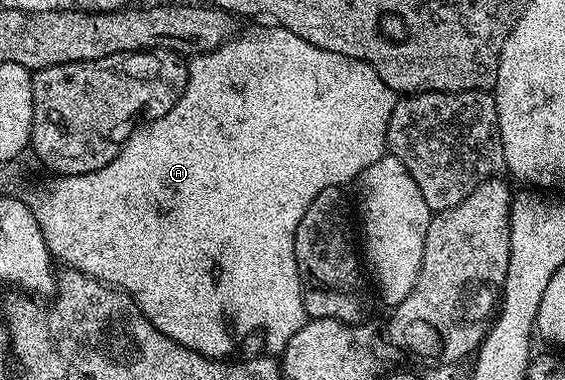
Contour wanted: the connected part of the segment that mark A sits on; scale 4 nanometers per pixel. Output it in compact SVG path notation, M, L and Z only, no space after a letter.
M269 27L258 28L251 36L235 35L229 42L222 44L216 50L195 55L189 61L186 74L186 88L176 102L176 106L172 106L172 110L168 110L168 114L157 116L154 120L145 121L141 126L135 128L133 134L118 149L116 158L112 158L112 162L108 162L108 166L100 166L100 170L92 170L86 174L86 190L84 190L84 186L82 186L82 182L80 182L78 176L78 202L66 204L66 206L54 204L54 249L50 251L50 255L54 257L59 265L66 264L62 266L76 272L83 272L84 275L90 276L93 280L101 280L103 284L108 284L111 288L122 289L127 296L134 298L135 304L146 315L148 322L152 322L152 326L156 326L156 330L160 330L165 336L172 338L180 346L190 348L194 352L199 352L201 356L209 356L211 358L229 357L230 340L226 337L226 316L239 328L239 333L245 334L261 329L261 332L265 336L266 348L274 354L281 353L282 349L286 347L286 344L292 338L292 334L296 334L296 330L300 330L305 326L308 317L304 310L304 302L302 301L302 279L298 273L296 258L294 257L296 226L304 214L304 210L310 205L310 200L316 198L316 194L320 194L320 190L346 186L349 180L350 183L357 181L359 174L364 170L368 170L368 166L372 166L372 162L380 162L380 158L387 155L386 135L388 134L388 122L390 121L392 110L399 102L399 97L393 90L388 86L384 86L384 82L380 82L380 74L376 74L376 70L372 70L372 66L368 66L363 60L348 58L344 54L332 54L332 50L320 50L320 46L312 46L312 42L304 42L304 38L292 34L286 28Z

